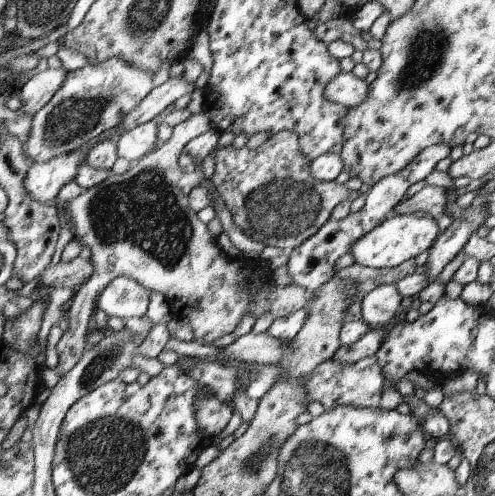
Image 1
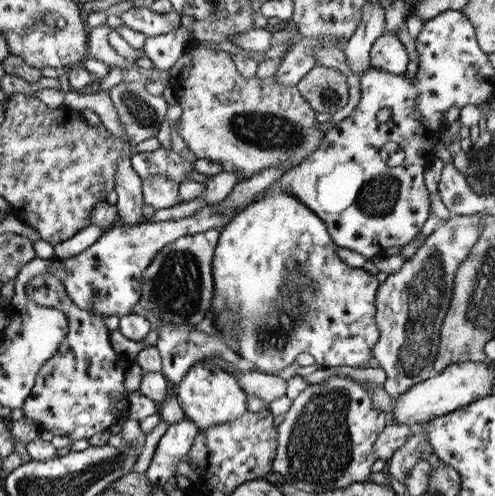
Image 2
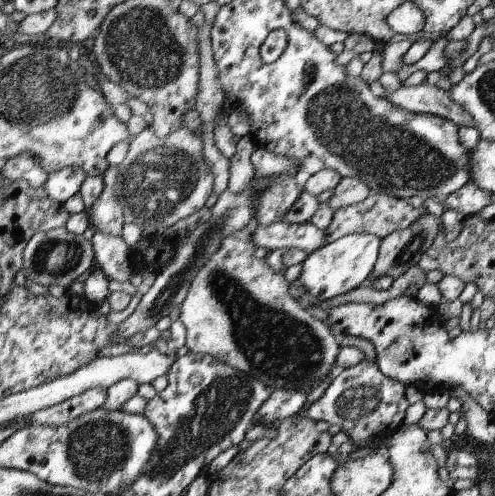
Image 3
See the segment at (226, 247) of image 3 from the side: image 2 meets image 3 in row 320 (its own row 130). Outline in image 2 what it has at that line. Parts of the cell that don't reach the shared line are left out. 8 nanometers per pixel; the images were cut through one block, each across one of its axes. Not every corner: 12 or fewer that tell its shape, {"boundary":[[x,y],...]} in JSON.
{"boundary":[[187,48],[179,136],[243,182],[325,134],[297,86]]}

